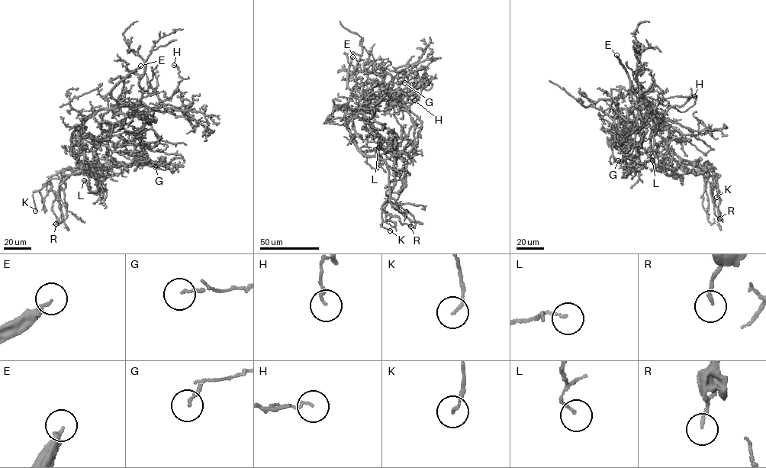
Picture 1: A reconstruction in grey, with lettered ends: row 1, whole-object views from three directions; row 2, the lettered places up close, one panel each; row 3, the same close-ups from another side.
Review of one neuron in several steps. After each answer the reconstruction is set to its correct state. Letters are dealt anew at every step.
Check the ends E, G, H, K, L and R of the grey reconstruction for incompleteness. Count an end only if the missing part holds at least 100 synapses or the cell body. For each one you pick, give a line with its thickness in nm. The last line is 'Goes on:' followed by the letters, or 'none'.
E: Thickness 120 nm
Goes on: E

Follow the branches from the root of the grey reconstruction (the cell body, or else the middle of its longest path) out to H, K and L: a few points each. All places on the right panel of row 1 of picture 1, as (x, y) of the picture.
H: (636, 120), (630, 110), (639, 108), (642, 97), (648, 101), (654, 118), (651, 110), (661, 99), (694, 96)
K: (636, 120), (627, 111), (639, 101), (661, 115), (669, 155), (706, 167), (716, 178), (716, 197)
L: (636, 120), (627, 116), (632, 106), (625, 135), (638, 149), (639, 162), (652, 160)

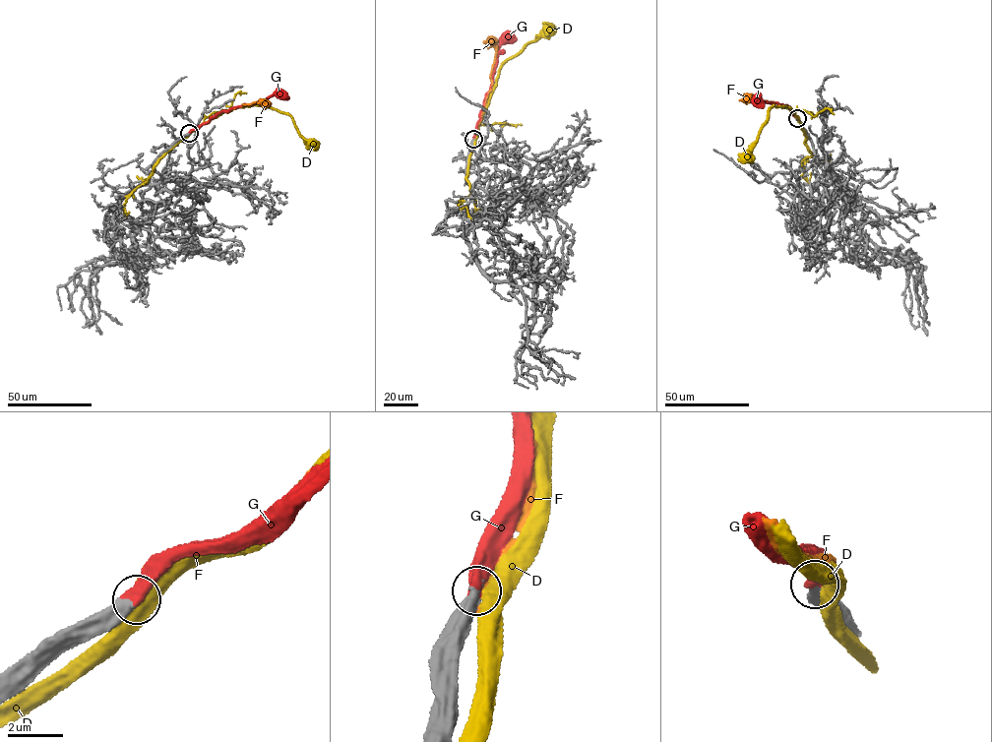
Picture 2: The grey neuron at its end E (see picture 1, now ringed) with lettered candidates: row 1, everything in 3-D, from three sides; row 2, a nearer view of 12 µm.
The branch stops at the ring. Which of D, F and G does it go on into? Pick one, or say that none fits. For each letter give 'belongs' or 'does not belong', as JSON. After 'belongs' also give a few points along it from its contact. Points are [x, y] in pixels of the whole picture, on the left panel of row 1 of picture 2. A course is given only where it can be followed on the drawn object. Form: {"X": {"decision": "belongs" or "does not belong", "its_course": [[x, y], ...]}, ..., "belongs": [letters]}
{"D": {"decision": "does not belong"}, "F": {"decision": "does not belong"}, "G": {"decision": "belongs", "its_course": [[189, 133], [222, 111], [266, 101], [273, 95], [283, 95]]}, "belongs": ["G"]}

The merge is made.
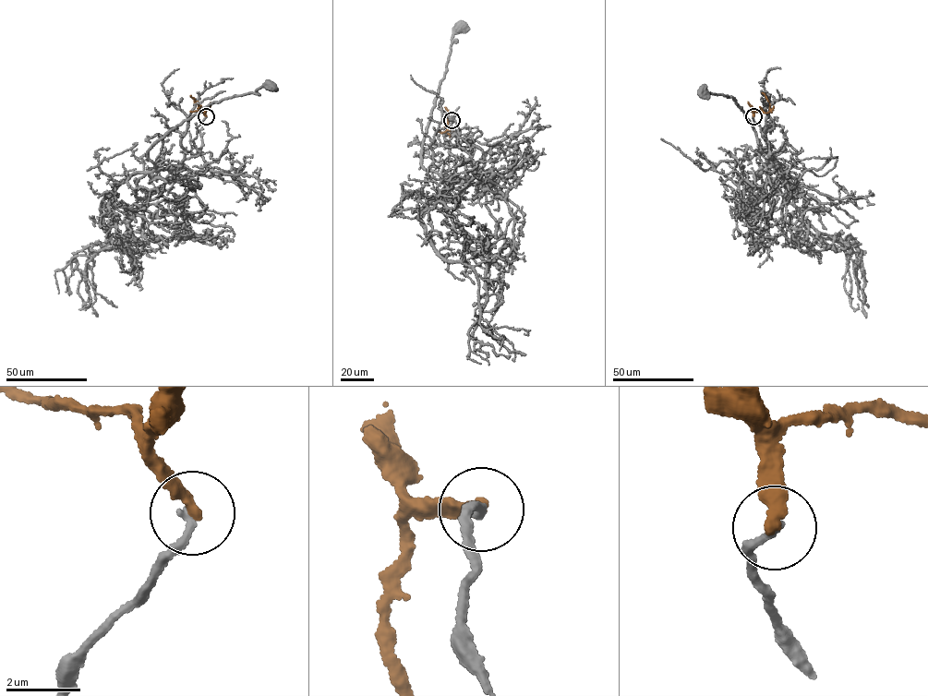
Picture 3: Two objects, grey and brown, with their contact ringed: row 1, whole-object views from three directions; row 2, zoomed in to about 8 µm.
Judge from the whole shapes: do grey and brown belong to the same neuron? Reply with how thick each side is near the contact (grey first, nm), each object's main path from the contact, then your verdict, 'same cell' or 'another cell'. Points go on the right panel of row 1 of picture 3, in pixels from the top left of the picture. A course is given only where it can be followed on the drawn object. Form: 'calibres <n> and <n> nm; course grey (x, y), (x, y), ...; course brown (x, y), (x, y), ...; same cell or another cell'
calibres 240 and 340 nm; course grey (753, 116), (769, 146), (769, 158), (777, 163), (731, 97), (703, 92); course brown (753, 116), (754, 112), (769, 111), (766, 97), (762, 93); another cell

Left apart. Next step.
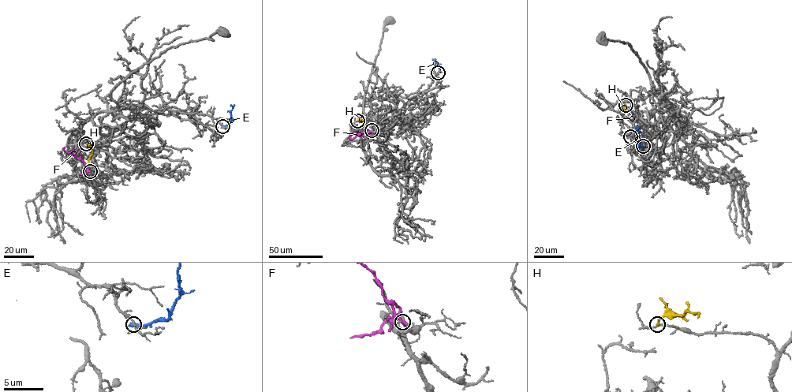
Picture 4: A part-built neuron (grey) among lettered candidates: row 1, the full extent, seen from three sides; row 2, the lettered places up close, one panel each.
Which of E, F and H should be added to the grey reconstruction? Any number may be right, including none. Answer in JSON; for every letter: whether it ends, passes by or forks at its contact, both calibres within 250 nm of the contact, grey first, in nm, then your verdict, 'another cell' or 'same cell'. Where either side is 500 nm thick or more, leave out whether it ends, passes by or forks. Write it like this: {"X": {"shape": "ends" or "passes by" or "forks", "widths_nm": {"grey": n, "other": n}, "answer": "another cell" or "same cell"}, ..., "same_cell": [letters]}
{"E": {"shape": "ends", "widths_nm": {"grey": 170, "other": 400}, "answer": "another cell"}, "F": {"shape": "ends", "widths_nm": {"grey": 360, "other": 340}, "answer": "another cell"}, "H": {"shape": "ends", "widths_nm": {"grey": 140, "other": 200}, "answer": "another cell"}, "same_cell": []}

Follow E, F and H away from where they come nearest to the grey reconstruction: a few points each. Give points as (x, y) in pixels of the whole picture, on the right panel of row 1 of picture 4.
E: (643, 146), (639, 146), (636, 125)
F: (630, 136), (636, 108), (633, 104)
H: (625, 105), (619, 125)

